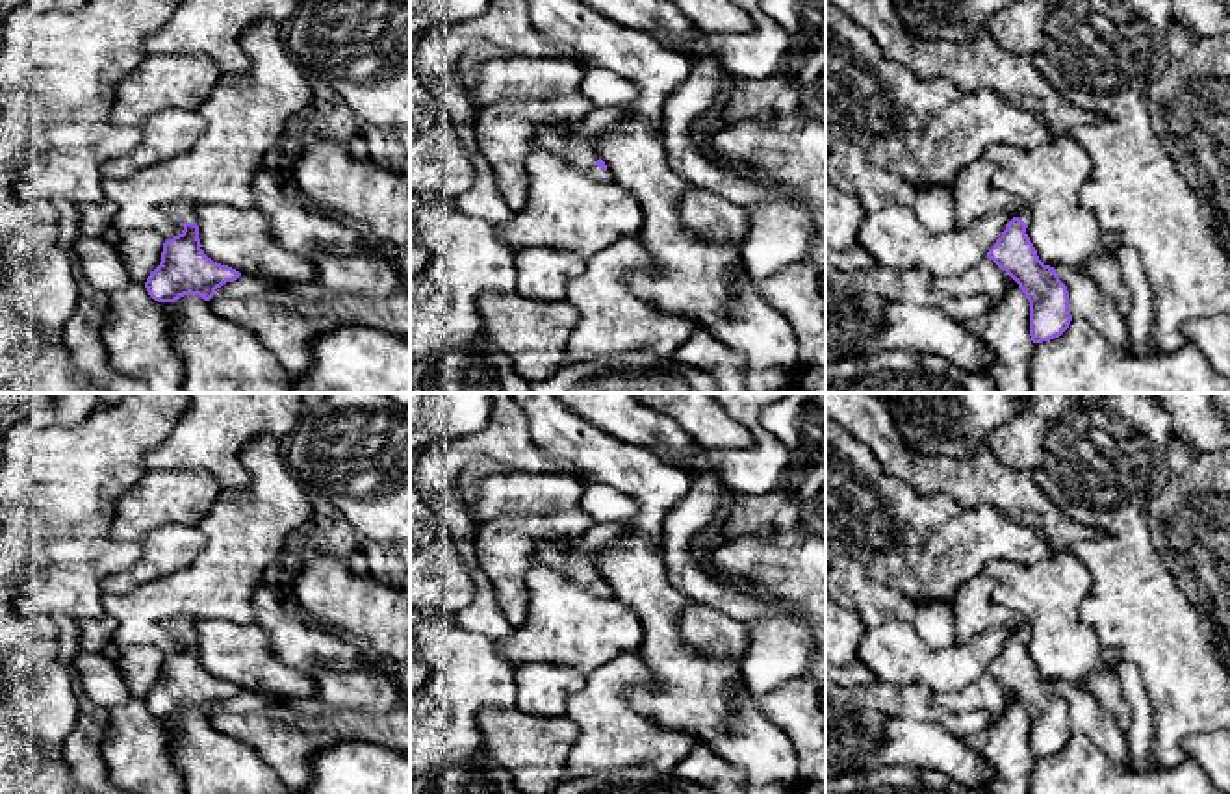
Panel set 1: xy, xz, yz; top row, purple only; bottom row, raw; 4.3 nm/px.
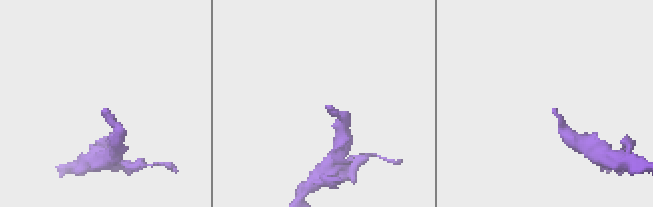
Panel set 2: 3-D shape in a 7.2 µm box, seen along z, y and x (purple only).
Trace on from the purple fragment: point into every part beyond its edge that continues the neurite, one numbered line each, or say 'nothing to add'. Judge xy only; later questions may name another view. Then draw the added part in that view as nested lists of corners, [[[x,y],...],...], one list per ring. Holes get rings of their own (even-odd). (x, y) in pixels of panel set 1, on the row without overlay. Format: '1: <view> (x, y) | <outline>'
1: xy (182, 627) | [[[180,616],[180,618],[169,620],[169,621],[165,623],[165,627],[167,627],[178,640],[197,638],[193,621],[191,621],[189,618]]]

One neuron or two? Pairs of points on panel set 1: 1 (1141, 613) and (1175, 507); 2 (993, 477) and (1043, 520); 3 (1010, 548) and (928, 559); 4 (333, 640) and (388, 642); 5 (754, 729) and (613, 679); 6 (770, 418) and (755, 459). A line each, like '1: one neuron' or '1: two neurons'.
1: two neurons
2: one neuron
3: one neuron
4: two neurons
5: two neurons
6: two neurons

